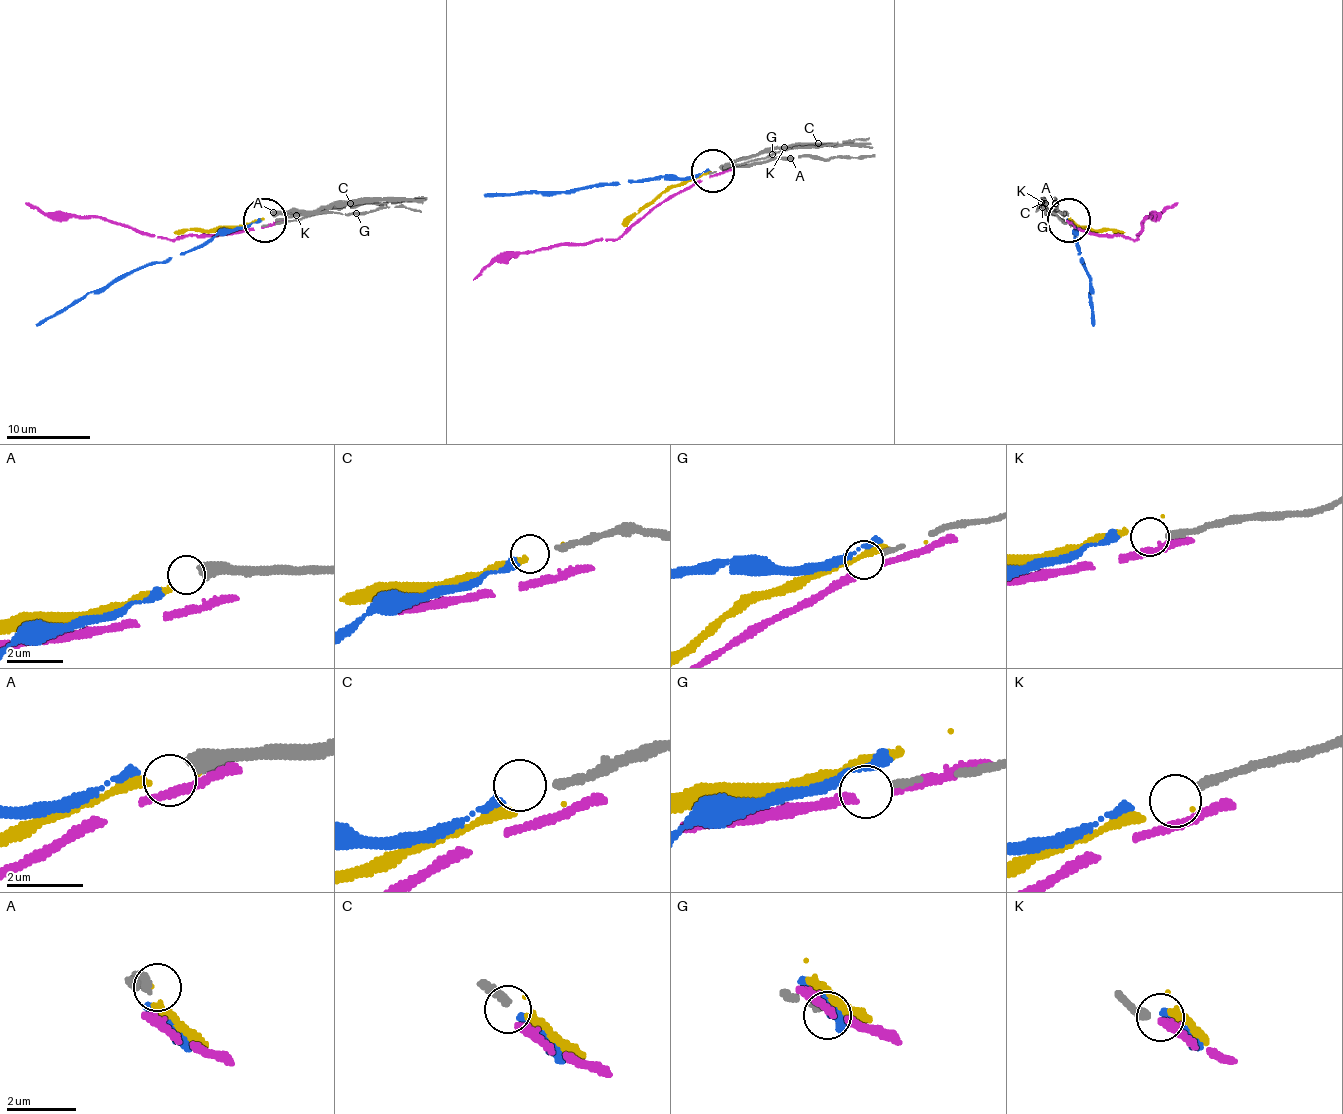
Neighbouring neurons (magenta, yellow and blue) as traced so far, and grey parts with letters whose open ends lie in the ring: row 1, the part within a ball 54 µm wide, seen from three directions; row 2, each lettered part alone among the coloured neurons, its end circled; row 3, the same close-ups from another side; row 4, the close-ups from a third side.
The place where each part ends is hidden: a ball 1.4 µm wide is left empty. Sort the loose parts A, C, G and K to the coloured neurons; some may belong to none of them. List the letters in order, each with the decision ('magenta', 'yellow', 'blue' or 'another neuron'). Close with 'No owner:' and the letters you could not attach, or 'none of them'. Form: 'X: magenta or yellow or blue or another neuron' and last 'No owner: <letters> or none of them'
A: yellow
C: blue
G: another neuron
K: another neuron
No owner: G, K

